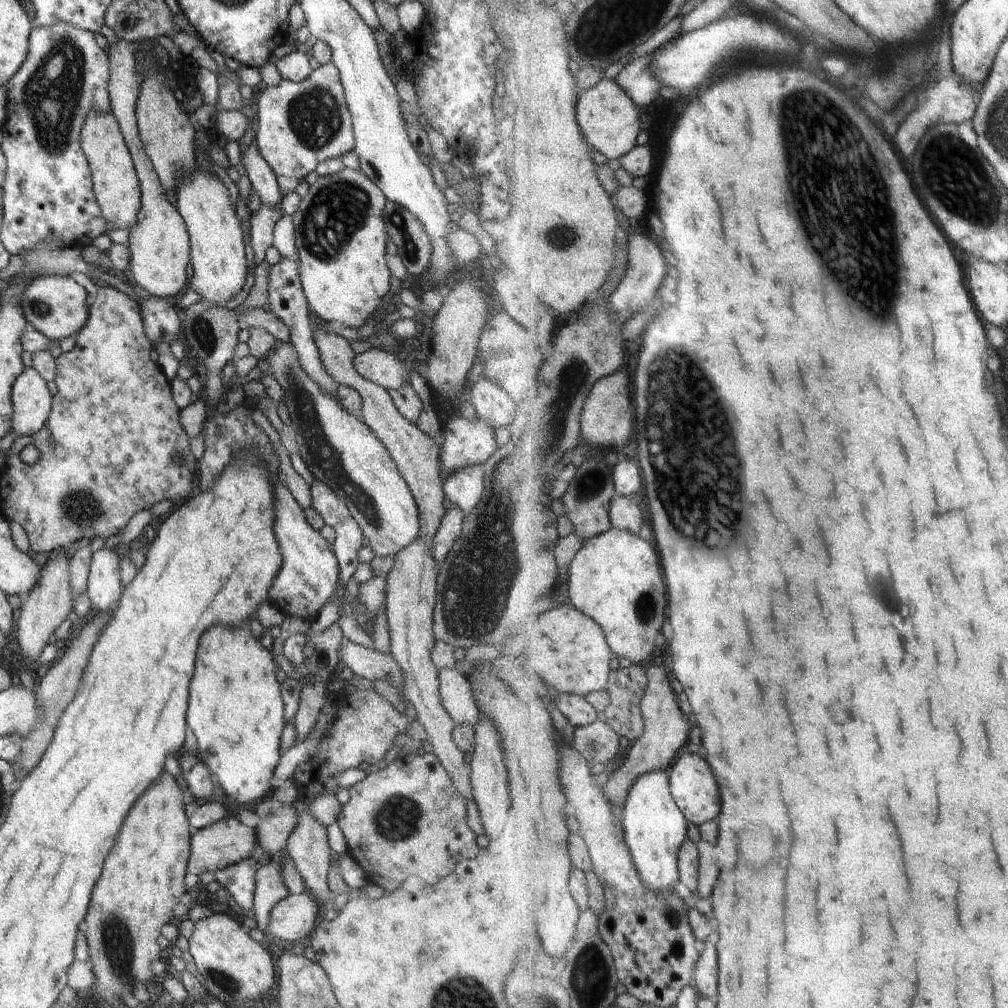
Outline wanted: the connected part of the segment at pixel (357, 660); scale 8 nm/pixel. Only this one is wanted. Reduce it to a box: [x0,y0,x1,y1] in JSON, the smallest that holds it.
[339,640,405,690]

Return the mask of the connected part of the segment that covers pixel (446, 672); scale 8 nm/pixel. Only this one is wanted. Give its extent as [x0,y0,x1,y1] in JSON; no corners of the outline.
[439,669,479,729]

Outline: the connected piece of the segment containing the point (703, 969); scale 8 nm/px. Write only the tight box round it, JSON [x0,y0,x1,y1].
[695,943,721,1002]

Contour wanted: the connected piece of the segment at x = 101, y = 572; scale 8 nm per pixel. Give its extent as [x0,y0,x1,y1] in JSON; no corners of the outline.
[87,549,124,612]

